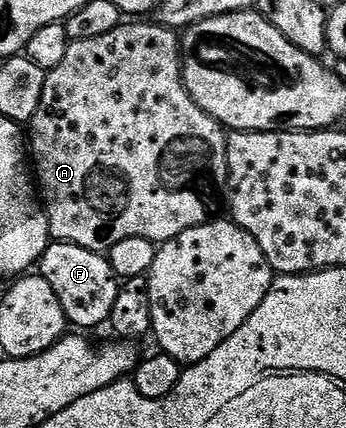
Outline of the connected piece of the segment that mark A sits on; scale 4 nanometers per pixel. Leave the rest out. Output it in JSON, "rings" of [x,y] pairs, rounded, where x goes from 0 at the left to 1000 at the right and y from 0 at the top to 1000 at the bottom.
{"rings":[[[379,47],[364,56],[347,56],[338,65],[327,65],[327,75],[303,75],[303,84],[277,84],[269,93],[234,93],[231,98],[205,98],[179,136],[176,150],[165,150],[165,159],[136,166],[136,185],[130,187],[130,208],[118,213],[118,243],[107,243],[107,262],[92,271],[84,301],[84,369],[95,381],[95,407],[107,418],[110,442],[118,446],[118,470],[136,493],[136,512],[147,526],[147,554],[162,565],[208,565],[249,584],[283,584],[306,589],[327,579],[327,570],[338,570],[350,561],[373,561],[373,551],[408,551],[425,556],[442,568],[468,570],[486,565],[494,556],[506,556],[523,542],[535,542],[546,533],[569,533],[587,528],[624,507],[621,500],[650,481],[650,446],[656,439],[656,318],[659,306],[616,271],[604,271],[604,262],[592,262],[558,234],[558,224],[546,224],[546,215],[529,194],[529,131],[523,124],[523,89],[509,72],[488,61],[465,61],[448,47]]]}

